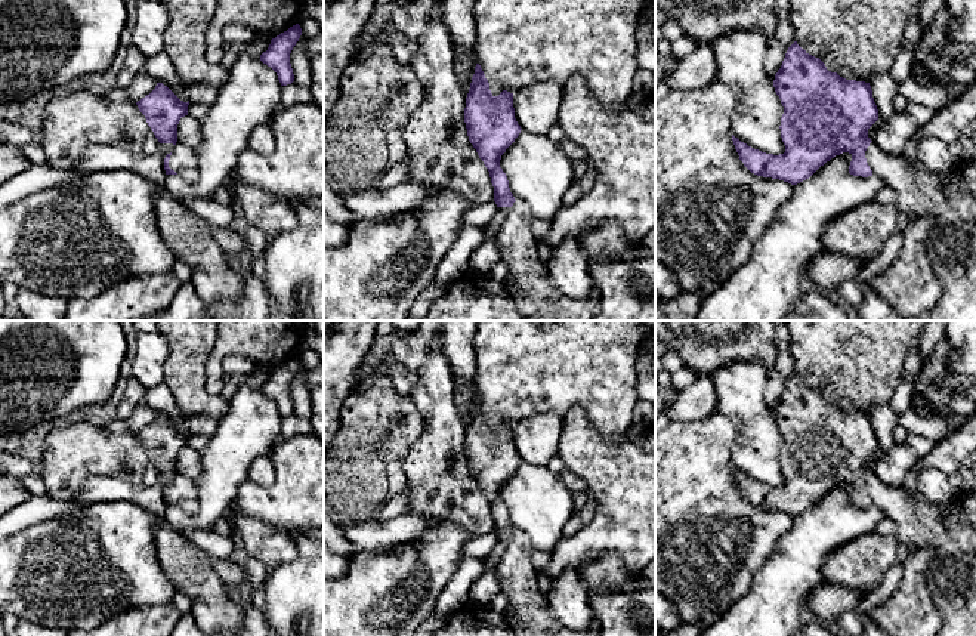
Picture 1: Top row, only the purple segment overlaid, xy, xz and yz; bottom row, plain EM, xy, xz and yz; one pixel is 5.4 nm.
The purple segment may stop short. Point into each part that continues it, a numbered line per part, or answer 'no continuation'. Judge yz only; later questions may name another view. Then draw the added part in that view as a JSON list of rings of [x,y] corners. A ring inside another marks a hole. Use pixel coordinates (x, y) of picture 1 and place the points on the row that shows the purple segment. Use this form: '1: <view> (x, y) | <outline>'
1: yz (951, 247) | [[[874,142],[867,148],[865,158],[872,176],[880,177],[884,186],[895,191],[893,204],[899,213],[906,213],[911,219],[929,216],[935,222],[929,232],[927,254],[942,293],[933,308],[904,321],[976,321],[976,194],[963,188],[958,166],[935,175],[921,161],[909,163],[902,154],[881,152]]]

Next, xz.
1: xz (530, 286) | [[[516,200],[494,237],[501,260],[509,268],[504,287],[518,311],[531,321],[592,321],[600,309],[600,293],[594,291],[587,299],[563,296],[540,259],[531,223],[531,207]]]

